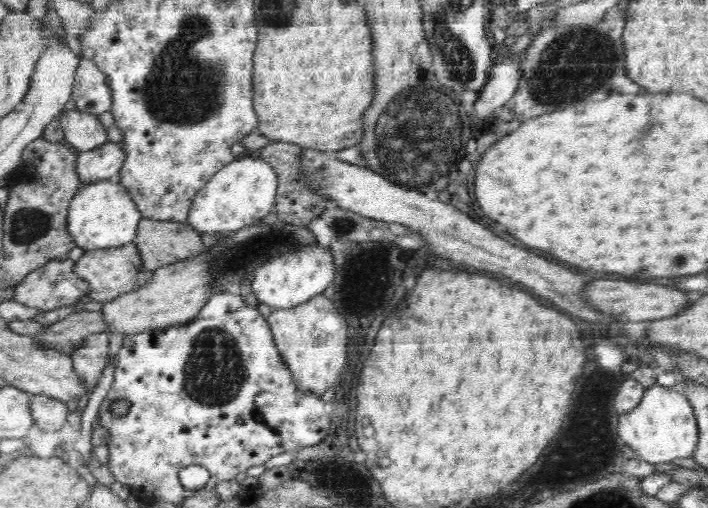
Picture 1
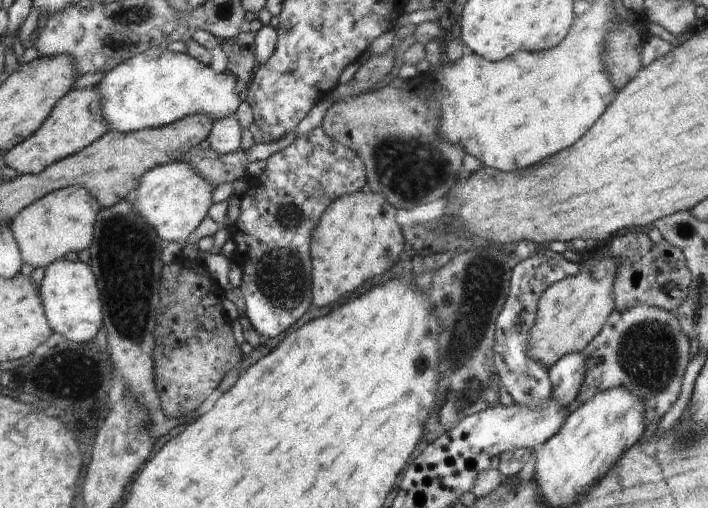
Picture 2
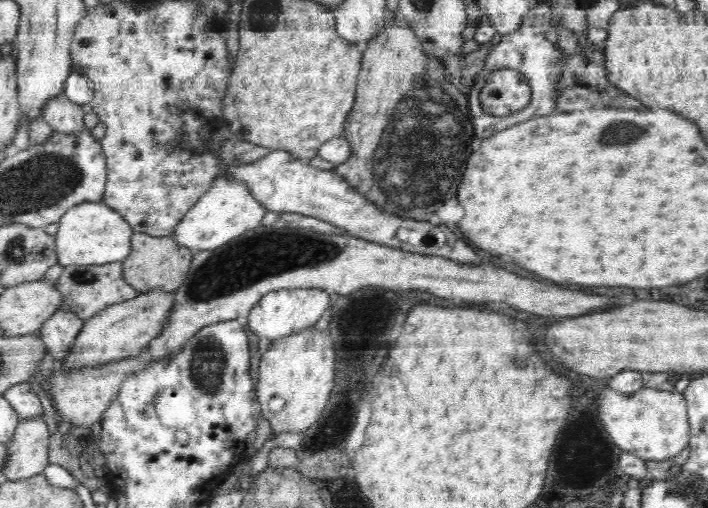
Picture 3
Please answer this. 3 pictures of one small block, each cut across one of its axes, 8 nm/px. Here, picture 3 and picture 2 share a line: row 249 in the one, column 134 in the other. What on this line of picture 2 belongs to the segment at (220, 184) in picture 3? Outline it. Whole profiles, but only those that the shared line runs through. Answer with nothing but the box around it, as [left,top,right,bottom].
[132,161,216,244]

